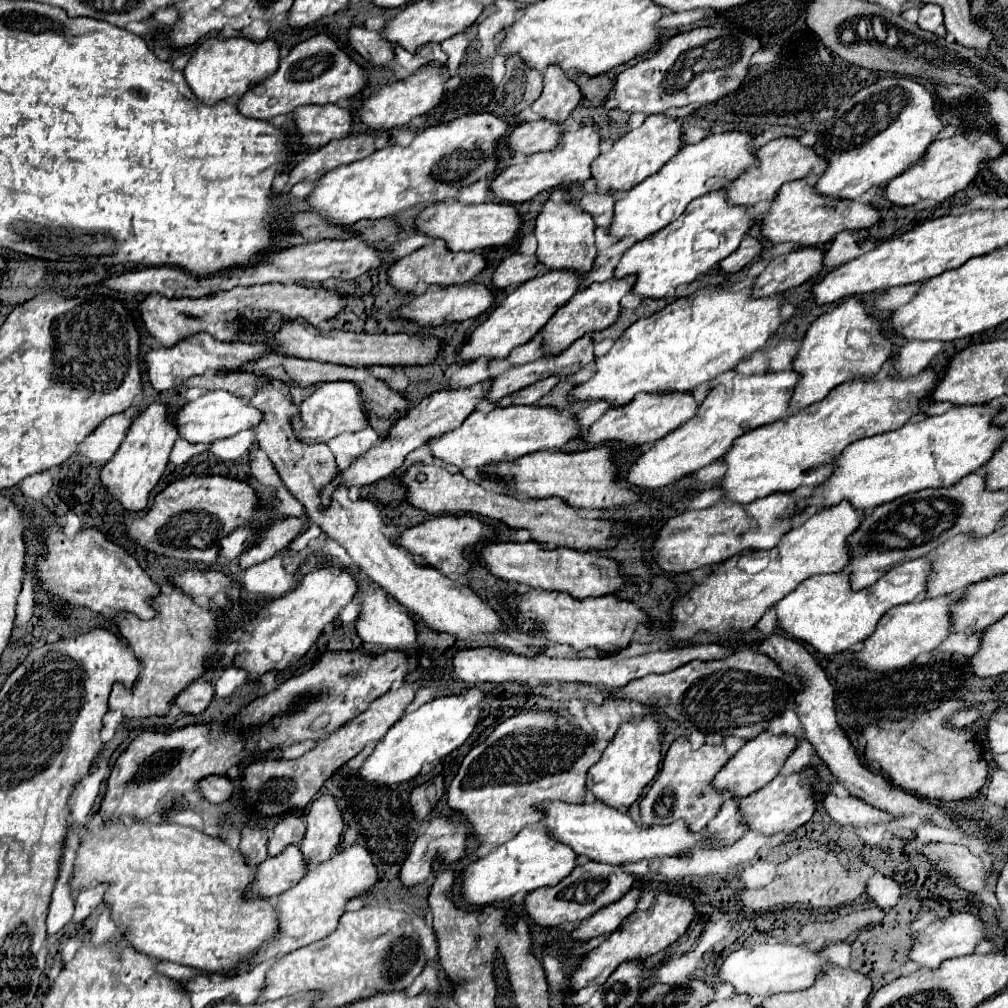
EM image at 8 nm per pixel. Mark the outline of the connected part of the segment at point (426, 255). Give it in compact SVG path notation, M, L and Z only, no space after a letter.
M434 240L432 244L396 260L390 268L388 268L388 282L392 288L400 290L400 292L414 292L420 286L430 286L430 284L438 284L442 288L446 286L454 286L454 284L466 284L470 282L476 274L480 274L486 266L486 258L484 254L476 254L476 252L450 252L442 240Z

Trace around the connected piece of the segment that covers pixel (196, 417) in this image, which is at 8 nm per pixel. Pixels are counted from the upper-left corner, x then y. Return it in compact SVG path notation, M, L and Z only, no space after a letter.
M214 390L214 392L208 392L208 394L200 396L194 402L188 402L188 404L180 406L172 414L172 424L176 426L178 436L184 438L186 442L212 444L214 440L228 438L228 436L234 436L242 430L254 428L260 422L260 418L262 418L262 414L254 406L244 402L242 398L238 398L230 392L224 392L224 390Z

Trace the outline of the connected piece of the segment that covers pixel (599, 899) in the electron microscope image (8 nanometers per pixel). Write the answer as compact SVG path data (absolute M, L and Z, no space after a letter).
M586 862L584 866L574 868L572 876L566 876L562 882L550 888L540 888L526 896L524 912L528 918L542 926L542 928L556 928L566 924L578 924L580 920L590 918L600 908L612 904L620 896L624 896L634 884L634 876L624 872L620 866L600 864L600 862Z

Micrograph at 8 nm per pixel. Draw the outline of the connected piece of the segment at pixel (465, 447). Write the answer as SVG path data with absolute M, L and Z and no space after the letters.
M508 406L508 408L492 408L490 412L474 410L456 430L444 432L442 436L430 438L430 454L446 464L464 468L482 468L490 462L498 460L516 460L518 456L532 454L538 450L554 450L562 448L566 442L578 436L576 418L560 412L556 408L542 406Z

